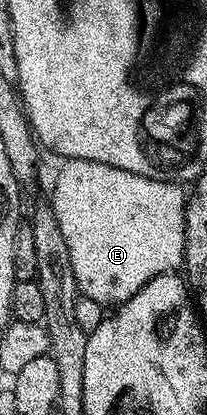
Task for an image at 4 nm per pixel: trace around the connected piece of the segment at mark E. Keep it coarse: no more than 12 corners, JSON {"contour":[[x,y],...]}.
{"contour":[[68,158],[49,206],[79,294],[182,268],[188,196]]}

